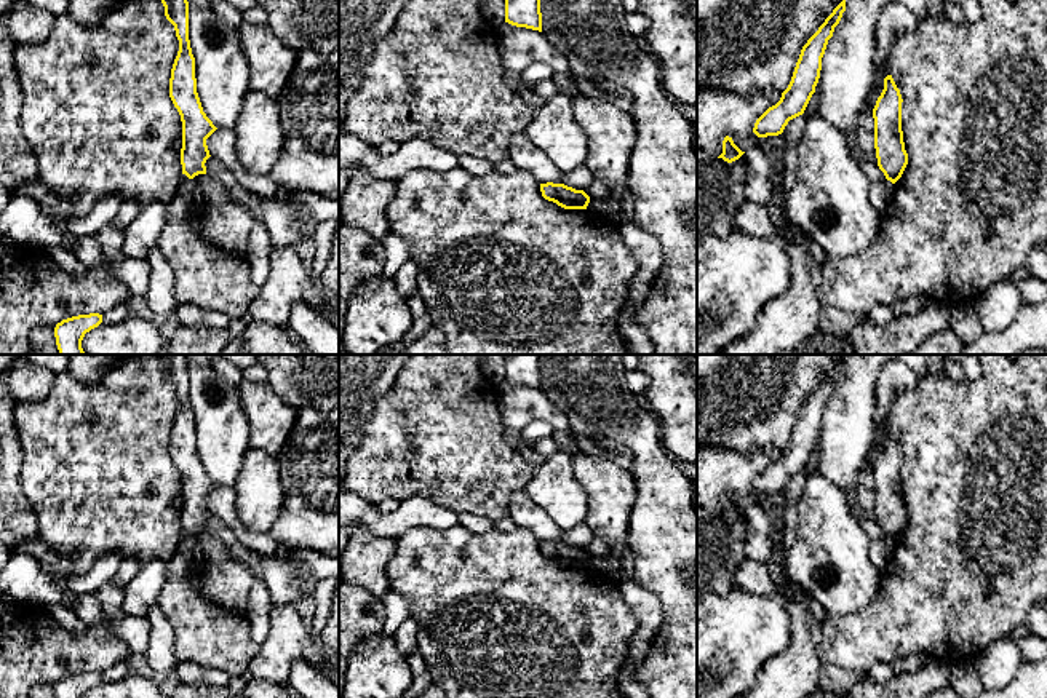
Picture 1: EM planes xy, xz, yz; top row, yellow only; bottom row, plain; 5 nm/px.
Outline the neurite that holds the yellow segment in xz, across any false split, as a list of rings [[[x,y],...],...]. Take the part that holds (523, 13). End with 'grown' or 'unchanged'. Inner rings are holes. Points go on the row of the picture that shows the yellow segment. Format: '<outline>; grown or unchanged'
[[[505,0],[505,22],[542,32],[540,0]]]; unchanged

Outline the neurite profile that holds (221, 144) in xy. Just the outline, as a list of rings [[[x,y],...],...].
[[[217,128],[208,139],[209,155],[230,169],[238,184],[248,192],[278,200],[275,182],[269,176],[254,176],[238,161],[235,153],[237,134],[233,128]]]

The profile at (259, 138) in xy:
[[[249,89],[233,129],[240,165],[254,176],[269,176],[285,142],[277,99]]]

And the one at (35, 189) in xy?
[[[37,176],[27,184],[21,185],[18,190],[11,192],[13,196],[22,195],[35,200],[43,211],[53,211],[62,219],[70,217],[72,203],[69,200],[61,200],[54,195]]]

